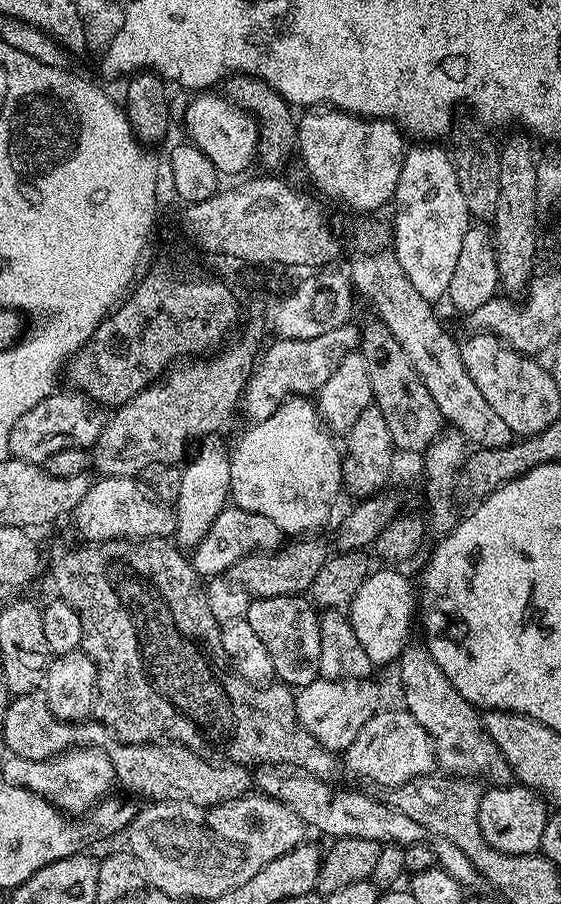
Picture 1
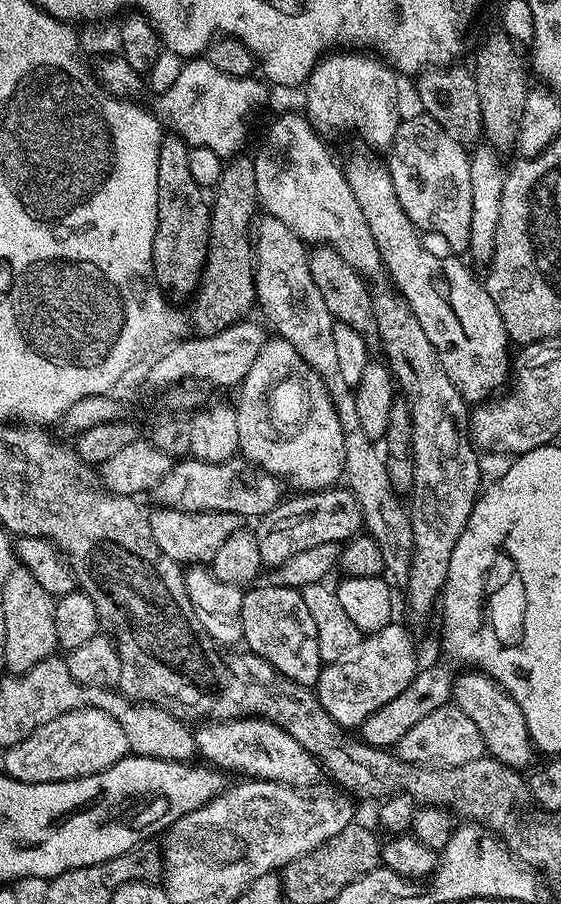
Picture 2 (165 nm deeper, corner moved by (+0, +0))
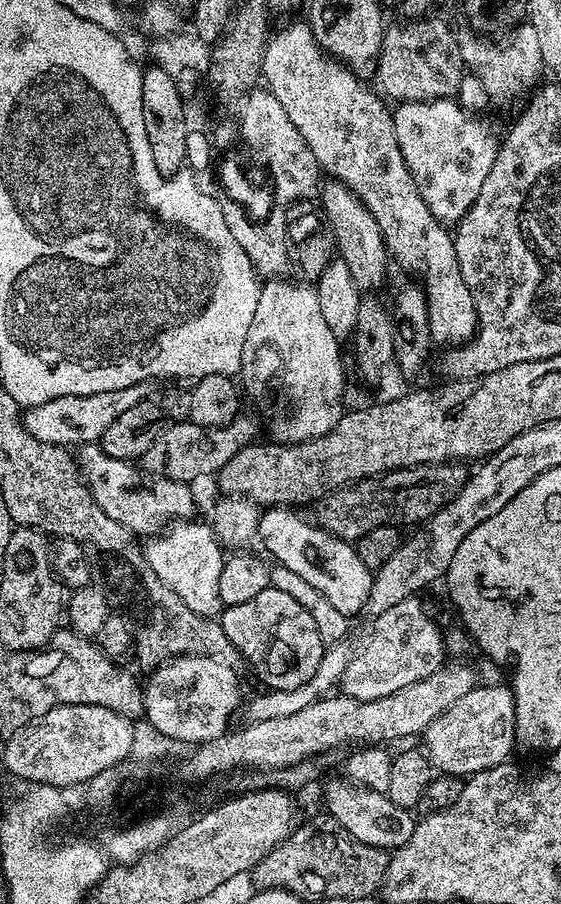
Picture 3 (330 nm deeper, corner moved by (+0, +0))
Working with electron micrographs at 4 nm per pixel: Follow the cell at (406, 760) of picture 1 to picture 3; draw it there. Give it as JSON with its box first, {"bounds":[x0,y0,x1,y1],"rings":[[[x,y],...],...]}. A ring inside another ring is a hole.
{"bounds":[422,683,517,778],"rings":[[[507,683],[496,684],[493,688],[484,688],[477,686],[466,694],[466,698],[458,698],[450,710],[446,710],[422,734],[423,751],[431,762],[433,769],[437,773],[446,776],[459,776],[467,778],[474,775],[475,772],[481,772],[487,768],[493,768],[499,764],[505,763],[512,752],[512,747],[517,747],[516,738],[516,700],[512,697],[512,689]]]}

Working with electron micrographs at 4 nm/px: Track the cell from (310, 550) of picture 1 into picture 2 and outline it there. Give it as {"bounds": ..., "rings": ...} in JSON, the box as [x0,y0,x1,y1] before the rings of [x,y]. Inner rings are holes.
{"bounds":[254,486,362,566],"rings":[[[333,486],[319,492],[296,494],[293,500],[281,499],[274,510],[270,510],[265,516],[259,517],[257,524],[260,525],[255,525],[254,531],[258,542],[260,563],[264,566],[275,566],[294,558],[294,554],[302,554],[302,550],[310,550],[310,546],[318,546],[322,542],[340,544],[349,541],[361,531],[362,517],[354,494],[348,491],[347,487]]]}

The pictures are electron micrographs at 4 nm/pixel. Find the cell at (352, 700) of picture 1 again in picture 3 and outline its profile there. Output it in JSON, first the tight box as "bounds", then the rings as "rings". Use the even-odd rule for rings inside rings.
{"bounds":[339,598,446,700],"rings":[[[413,598],[398,602],[398,606],[390,606],[381,616],[375,617],[371,622],[372,633],[368,641],[352,653],[352,659],[348,661],[344,677],[340,679],[339,687],[343,695],[359,700],[373,700],[374,698],[386,698],[386,694],[394,694],[394,690],[402,690],[402,686],[410,686],[422,678],[437,672],[446,660],[446,636],[438,625],[432,621],[432,616],[419,604],[419,599]]]}

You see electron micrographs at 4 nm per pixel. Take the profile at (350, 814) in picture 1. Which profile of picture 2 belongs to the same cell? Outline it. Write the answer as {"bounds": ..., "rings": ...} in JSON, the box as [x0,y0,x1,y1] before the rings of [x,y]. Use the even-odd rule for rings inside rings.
{"bounds":[194,718,322,788],"rings":[[[241,718],[204,722],[195,729],[194,735],[197,753],[209,765],[225,773],[241,772],[244,778],[273,780],[279,784],[289,784],[292,788],[313,787],[319,781],[316,779],[322,776],[320,761],[302,747],[298,738],[290,738],[286,730],[274,726],[274,722],[269,720]]]}

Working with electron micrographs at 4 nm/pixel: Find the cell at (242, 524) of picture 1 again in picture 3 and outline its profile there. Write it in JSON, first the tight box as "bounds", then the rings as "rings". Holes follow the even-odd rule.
{"bounds":[79,443,192,537],"rings":[[[99,443],[85,444],[79,452],[80,474],[98,506],[106,510],[108,518],[125,524],[137,537],[155,537],[165,526],[173,522],[187,521],[191,517],[188,515],[192,512],[192,492],[185,481],[146,474],[144,469],[133,461],[110,458],[100,449]]]}

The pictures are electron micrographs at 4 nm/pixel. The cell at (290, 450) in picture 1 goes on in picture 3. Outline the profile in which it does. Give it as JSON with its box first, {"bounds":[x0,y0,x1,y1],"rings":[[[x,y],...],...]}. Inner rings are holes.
{"bounds":[242,278,346,444],"rings":[[[288,278],[269,279],[260,289],[258,310],[254,310],[254,322],[250,322],[246,342],[248,344],[244,347],[244,367],[242,369],[244,384],[242,380],[242,388],[246,393],[247,399],[249,396],[250,399],[256,400],[257,410],[255,409],[255,411],[259,413],[262,420],[262,415],[264,415],[264,420],[268,423],[268,432],[272,435],[269,437],[278,444],[301,444],[307,440],[324,436],[330,430],[334,430],[334,426],[346,411],[346,405],[344,405],[344,364],[340,361],[342,344],[341,341],[336,339],[335,334],[330,330],[330,326],[326,324],[326,317],[322,314],[322,306],[320,305],[319,291],[315,287],[307,288],[304,284],[291,284]]]}

